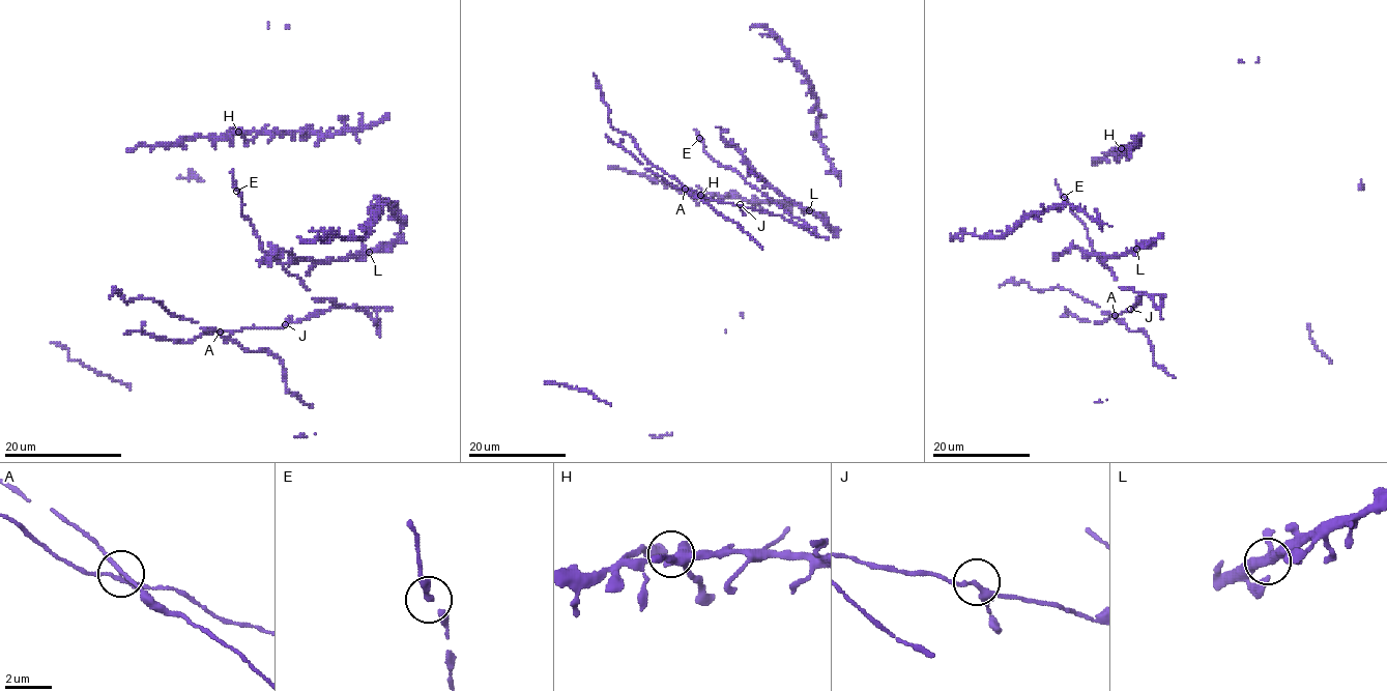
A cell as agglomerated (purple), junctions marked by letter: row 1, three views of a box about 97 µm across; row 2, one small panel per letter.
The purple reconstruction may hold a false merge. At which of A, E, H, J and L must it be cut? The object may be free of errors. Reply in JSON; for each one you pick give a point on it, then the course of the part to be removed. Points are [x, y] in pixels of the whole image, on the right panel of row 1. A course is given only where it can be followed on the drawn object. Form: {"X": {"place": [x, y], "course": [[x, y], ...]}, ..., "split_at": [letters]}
{"split_at": []}

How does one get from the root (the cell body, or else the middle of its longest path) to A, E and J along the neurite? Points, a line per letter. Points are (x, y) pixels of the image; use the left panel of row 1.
A: (335, 304), (358, 307), (377, 323), (377, 313), (370, 307), (329, 308), (281, 327), (219, 332)
E: (335, 304), (329, 299), (314, 299), (295, 276), (263, 250), (253, 224), (242, 216), (241, 195), (236, 191)
J: (335, 304), (358, 307), (377, 323), (377, 313), (370, 307), (362, 307), (329, 308), (285, 324)

